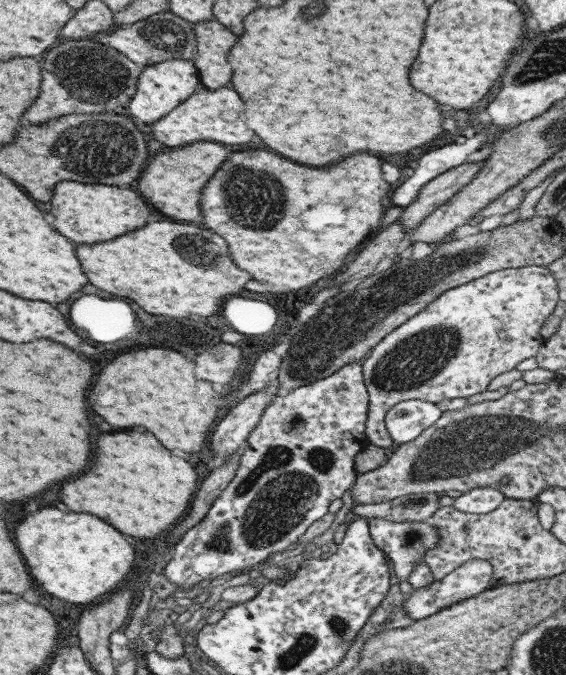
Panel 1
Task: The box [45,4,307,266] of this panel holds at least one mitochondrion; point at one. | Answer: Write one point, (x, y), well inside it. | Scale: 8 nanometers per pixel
(102, 150)

